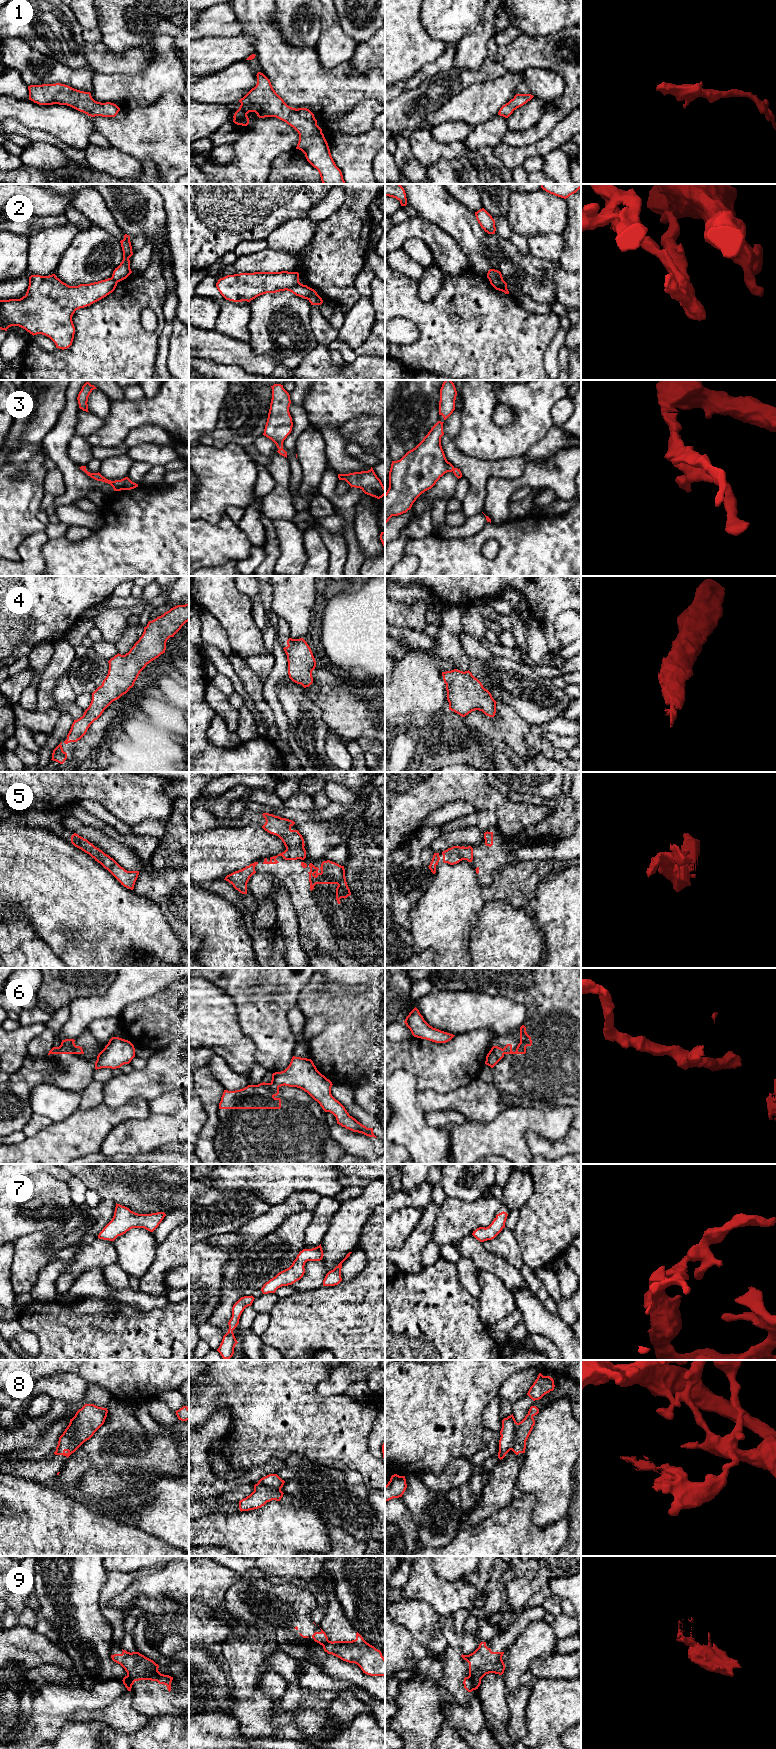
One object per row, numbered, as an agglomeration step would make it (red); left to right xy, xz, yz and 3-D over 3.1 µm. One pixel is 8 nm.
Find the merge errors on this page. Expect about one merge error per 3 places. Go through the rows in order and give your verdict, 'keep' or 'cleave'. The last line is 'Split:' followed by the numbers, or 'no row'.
1: keep
2: cleave
3: keep
4: keep
5: keep
6: cleave
7: keep
8: cleave
9: cleave
Split: 2, 6, 8, 9

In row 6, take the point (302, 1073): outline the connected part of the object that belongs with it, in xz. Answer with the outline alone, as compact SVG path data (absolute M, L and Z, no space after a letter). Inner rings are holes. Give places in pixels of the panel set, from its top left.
M293 1056L284 1071L272 1074L271 1083L278 1088L285 1085L304 1090L325 1112L336 1117L337 1124L353 1132L377 1138L373 1128L367 1128L350 1116L345 1107L332 1096L332 1082L317 1070L311 1059Z

